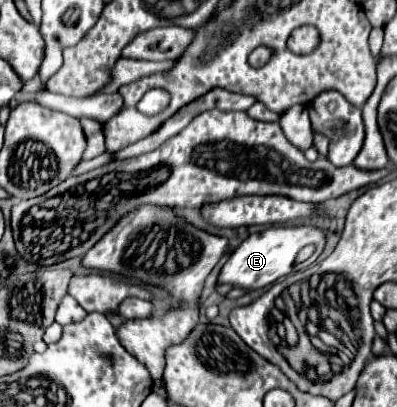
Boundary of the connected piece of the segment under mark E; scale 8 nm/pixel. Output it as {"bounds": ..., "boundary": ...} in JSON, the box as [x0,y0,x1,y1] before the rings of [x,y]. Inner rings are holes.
{"bounds":[217,225,325,291],"boundary":[[[299,225],[299,227],[271,227],[265,229],[261,233],[253,233],[249,235],[225,261],[225,265],[221,267],[219,275],[217,275],[217,283],[227,283],[233,287],[241,287],[245,291],[253,291],[253,289],[261,289],[267,287],[271,283],[275,283],[277,279],[295,273],[295,271],[303,271],[307,269],[311,263],[315,263],[315,259],[321,255],[325,247],[325,235],[323,231],[311,227],[311,225]],[[313,245],[315,251],[309,259],[305,261],[297,261],[297,255],[303,247]]]}

